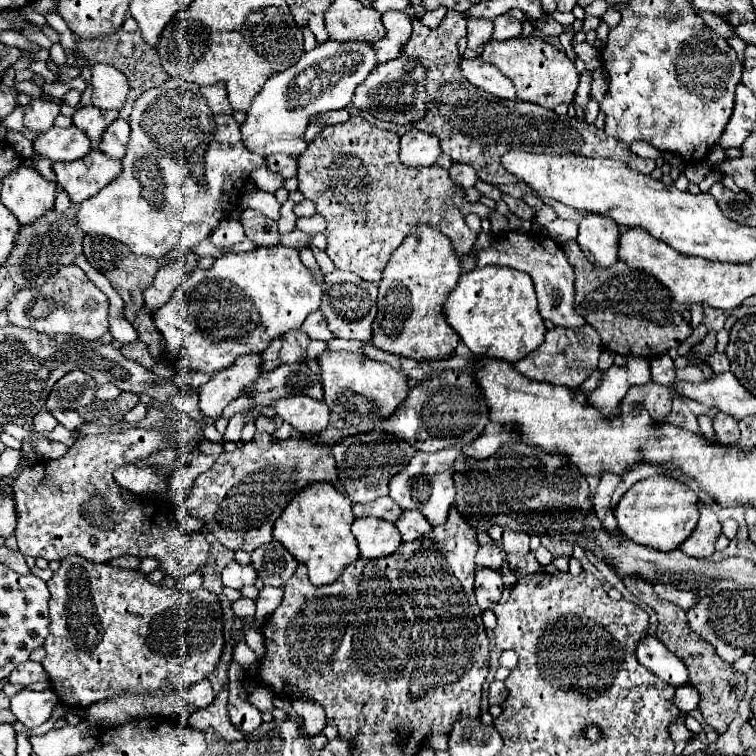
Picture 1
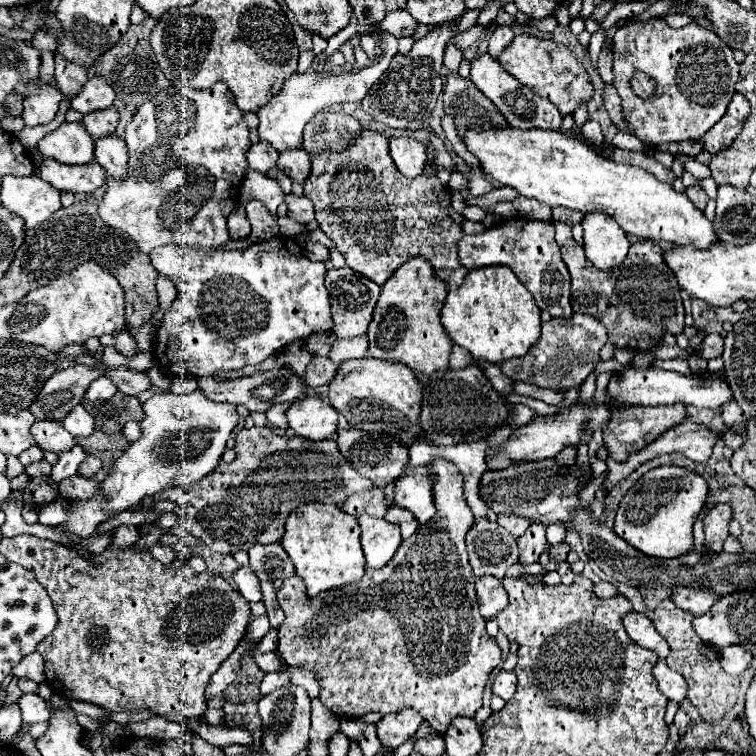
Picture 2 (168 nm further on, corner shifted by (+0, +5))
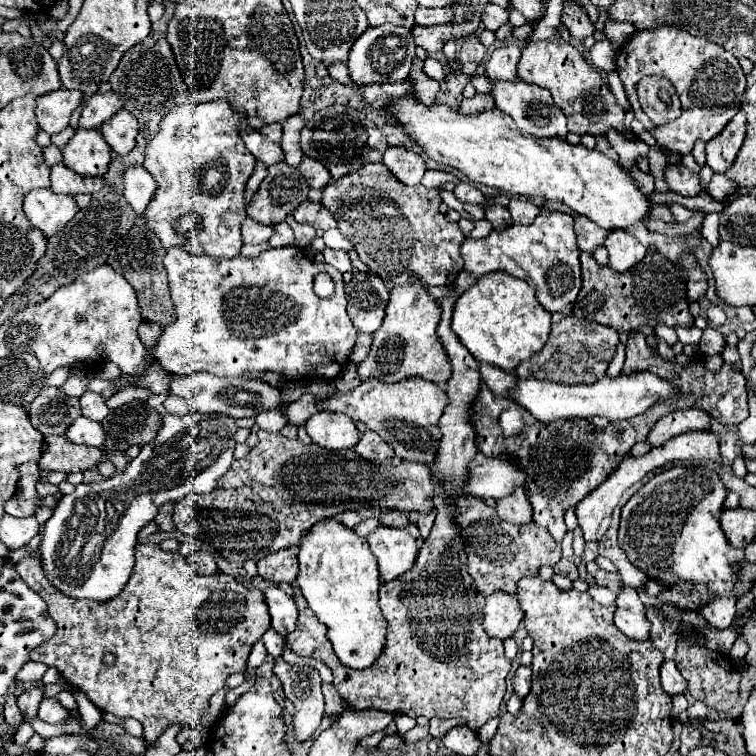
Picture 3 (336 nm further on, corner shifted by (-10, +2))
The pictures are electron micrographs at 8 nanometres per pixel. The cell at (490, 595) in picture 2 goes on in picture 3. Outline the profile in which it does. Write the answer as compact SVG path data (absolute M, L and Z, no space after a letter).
M494 593L486 597L484 607L484 631L496 639L510 639L518 629L524 613L514 597L508 593Z

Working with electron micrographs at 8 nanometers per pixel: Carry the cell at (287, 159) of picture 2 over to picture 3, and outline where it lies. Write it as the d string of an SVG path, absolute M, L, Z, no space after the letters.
M304 157L298 169L302 171L302 175L306 177L306 181L310 183L312 189L324 189L330 183L328 169L310 157Z

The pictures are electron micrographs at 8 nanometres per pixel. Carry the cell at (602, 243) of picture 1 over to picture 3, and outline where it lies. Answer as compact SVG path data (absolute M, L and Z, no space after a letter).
M622 229L610 231L604 247L610 253L610 269L620 271L620 273L628 271L632 265L640 263L646 255L646 247L636 237L632 237L630 233L626 233Z

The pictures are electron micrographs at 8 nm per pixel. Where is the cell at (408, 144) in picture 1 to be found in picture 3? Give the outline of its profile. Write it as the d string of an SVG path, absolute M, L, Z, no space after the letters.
M388 147L382 157L382 163L404 185L418 185L426 171L424 157L404 147Z

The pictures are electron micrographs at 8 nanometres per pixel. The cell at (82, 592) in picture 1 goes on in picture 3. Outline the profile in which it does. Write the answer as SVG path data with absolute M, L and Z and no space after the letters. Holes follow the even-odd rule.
M156 543L136 545L136 565L130 581L118 597L102 605L88 599L76 601L58 593L44 577L38 553L32 553L20 561L16 571L30 589L40 593L58 627L50 641L44 641L38 649L30 651L30 659L56 667L60 675L70 685L84 691L100 711L138 719L150 747L172 723L190 725L206 737L208 729L200 723L200 715L208 707L208 699L226 685L226 679L232 673L246 673L252 645L270 629L270 613L262 591L244 583L238 575L196 575L180 553L162 551ZM104 653L114 653L118 657L114 667L106 667L102 663Z

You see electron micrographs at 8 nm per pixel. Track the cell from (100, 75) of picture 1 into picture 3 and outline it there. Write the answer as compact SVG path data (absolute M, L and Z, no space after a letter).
M96 93L84 103L82 115L80 115L80 127L84 129L100 129L104 121L108 121L112 115L116 115L122 109L122 103L118 95L114 93Z

